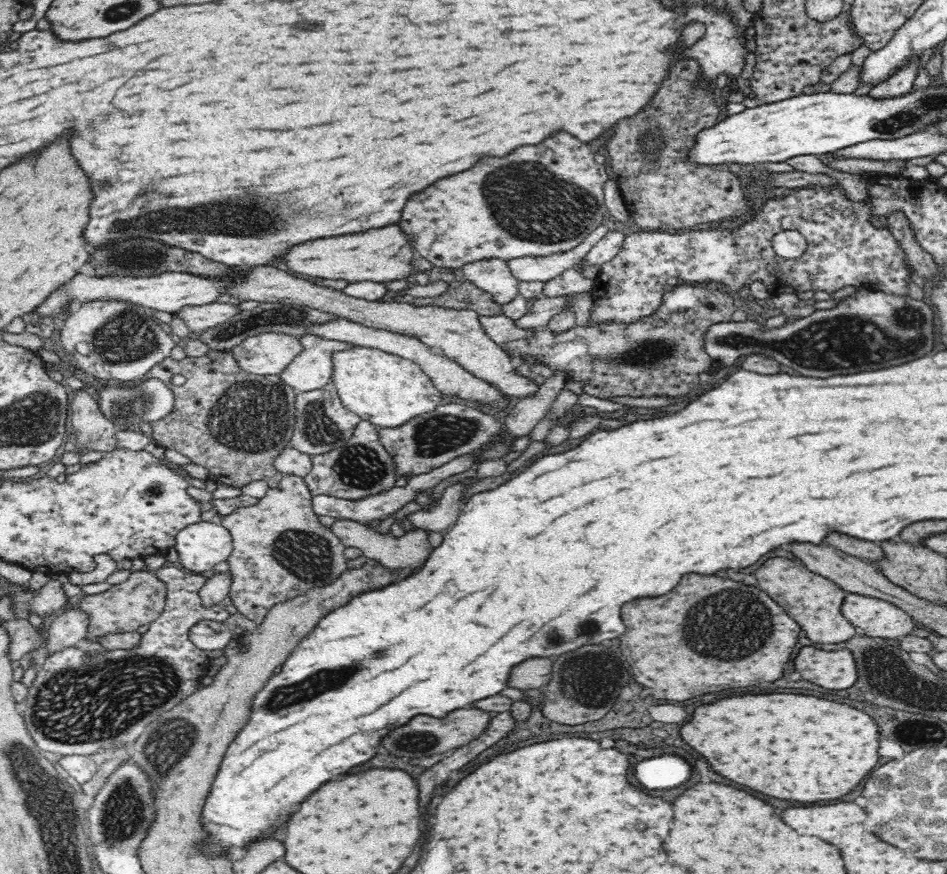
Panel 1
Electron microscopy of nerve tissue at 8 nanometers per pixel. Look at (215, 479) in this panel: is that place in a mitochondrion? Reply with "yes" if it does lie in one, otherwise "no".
no

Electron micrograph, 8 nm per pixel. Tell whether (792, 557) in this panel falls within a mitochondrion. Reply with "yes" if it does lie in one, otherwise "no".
no

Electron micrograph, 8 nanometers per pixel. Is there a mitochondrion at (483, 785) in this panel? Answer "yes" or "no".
no

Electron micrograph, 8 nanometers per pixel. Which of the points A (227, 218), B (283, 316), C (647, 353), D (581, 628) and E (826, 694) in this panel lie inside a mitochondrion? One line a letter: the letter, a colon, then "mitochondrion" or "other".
A: mitochondrion
B: mitochondrion
C: mitochondrion
D: mitochondrion
E: other

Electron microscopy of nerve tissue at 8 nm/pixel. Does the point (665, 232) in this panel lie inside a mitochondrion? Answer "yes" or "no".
no

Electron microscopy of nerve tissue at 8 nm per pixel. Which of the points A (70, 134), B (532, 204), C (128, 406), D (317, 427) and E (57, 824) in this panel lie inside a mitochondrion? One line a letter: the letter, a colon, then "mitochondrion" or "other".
A: other
B: mitochondrion
C: mitochondrion
D: mitochondrion
E: mitochondrion

